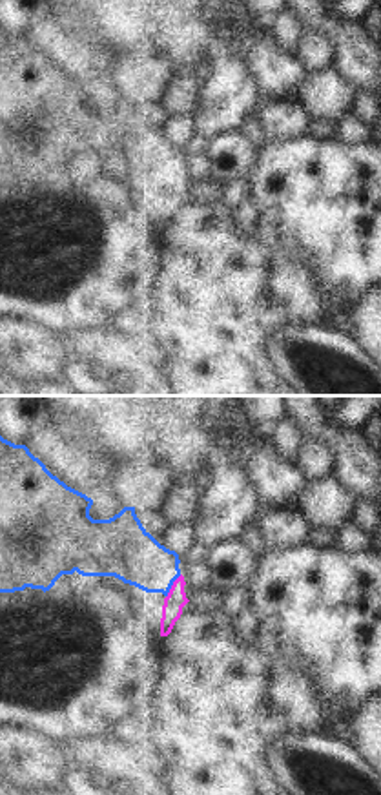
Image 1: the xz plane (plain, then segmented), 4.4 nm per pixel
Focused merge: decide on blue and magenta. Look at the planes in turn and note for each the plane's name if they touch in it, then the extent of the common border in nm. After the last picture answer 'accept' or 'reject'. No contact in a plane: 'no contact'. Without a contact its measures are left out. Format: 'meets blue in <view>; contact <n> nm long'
meets blue in xz; contact 120 nm long

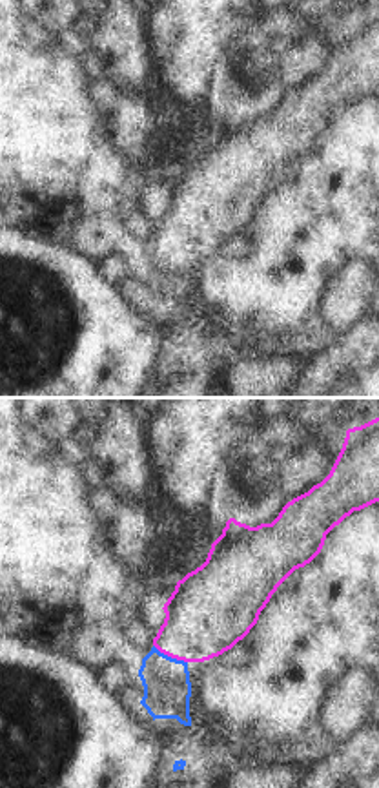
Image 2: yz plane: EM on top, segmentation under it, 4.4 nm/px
meets blue in yz; contact 170 nm long

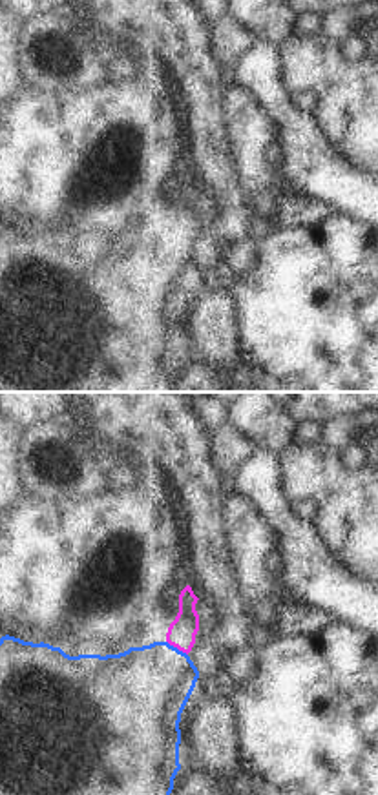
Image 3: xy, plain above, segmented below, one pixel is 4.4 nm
meets blue in xy; contact 120 nm long

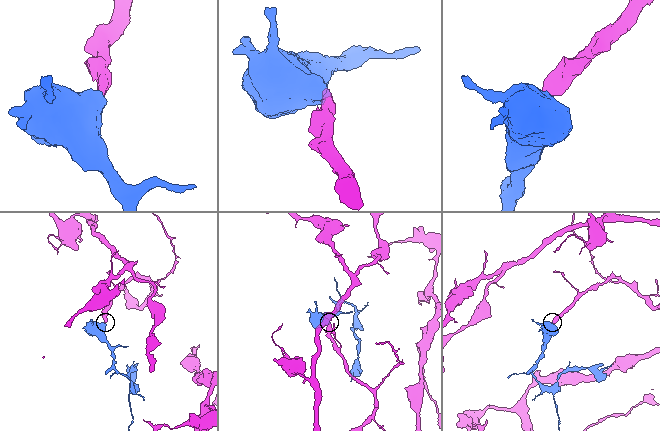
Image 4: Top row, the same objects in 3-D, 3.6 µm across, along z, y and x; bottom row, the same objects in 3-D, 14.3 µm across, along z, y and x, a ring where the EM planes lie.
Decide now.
accept

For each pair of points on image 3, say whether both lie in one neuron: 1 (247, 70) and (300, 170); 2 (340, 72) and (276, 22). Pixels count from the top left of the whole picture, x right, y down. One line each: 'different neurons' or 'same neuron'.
1: same neuron
2: different neurons

